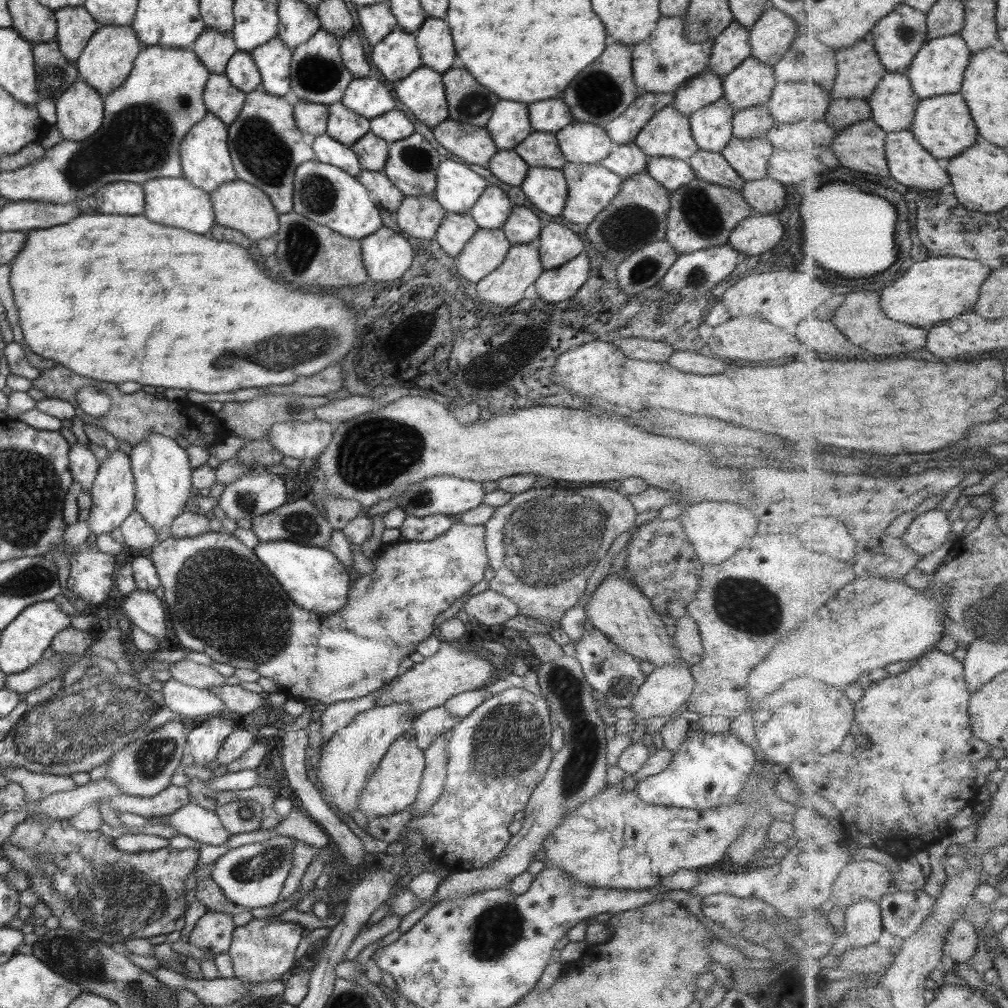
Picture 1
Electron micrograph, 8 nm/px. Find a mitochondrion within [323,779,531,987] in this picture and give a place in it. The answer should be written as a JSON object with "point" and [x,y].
{"point":[498,928]}

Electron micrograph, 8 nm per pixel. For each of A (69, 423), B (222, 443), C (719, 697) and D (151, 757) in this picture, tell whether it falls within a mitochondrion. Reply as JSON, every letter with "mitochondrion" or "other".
{"A":"other","B":"other","C":"other","D":"mitochondrion"}

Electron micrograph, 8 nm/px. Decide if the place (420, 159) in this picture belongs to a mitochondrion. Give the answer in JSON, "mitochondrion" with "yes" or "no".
{"mitochondrion":"yes"}

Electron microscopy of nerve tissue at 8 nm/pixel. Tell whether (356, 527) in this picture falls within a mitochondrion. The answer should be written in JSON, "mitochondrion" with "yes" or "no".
{"mitochondrion":"no"}

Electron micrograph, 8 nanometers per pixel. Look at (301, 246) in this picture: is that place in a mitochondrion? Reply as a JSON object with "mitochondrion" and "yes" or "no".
{"mitochondrion":"yes"}

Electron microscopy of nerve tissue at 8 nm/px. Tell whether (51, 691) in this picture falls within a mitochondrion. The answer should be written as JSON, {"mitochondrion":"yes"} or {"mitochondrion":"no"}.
{"mitochondrion":"yes"}

